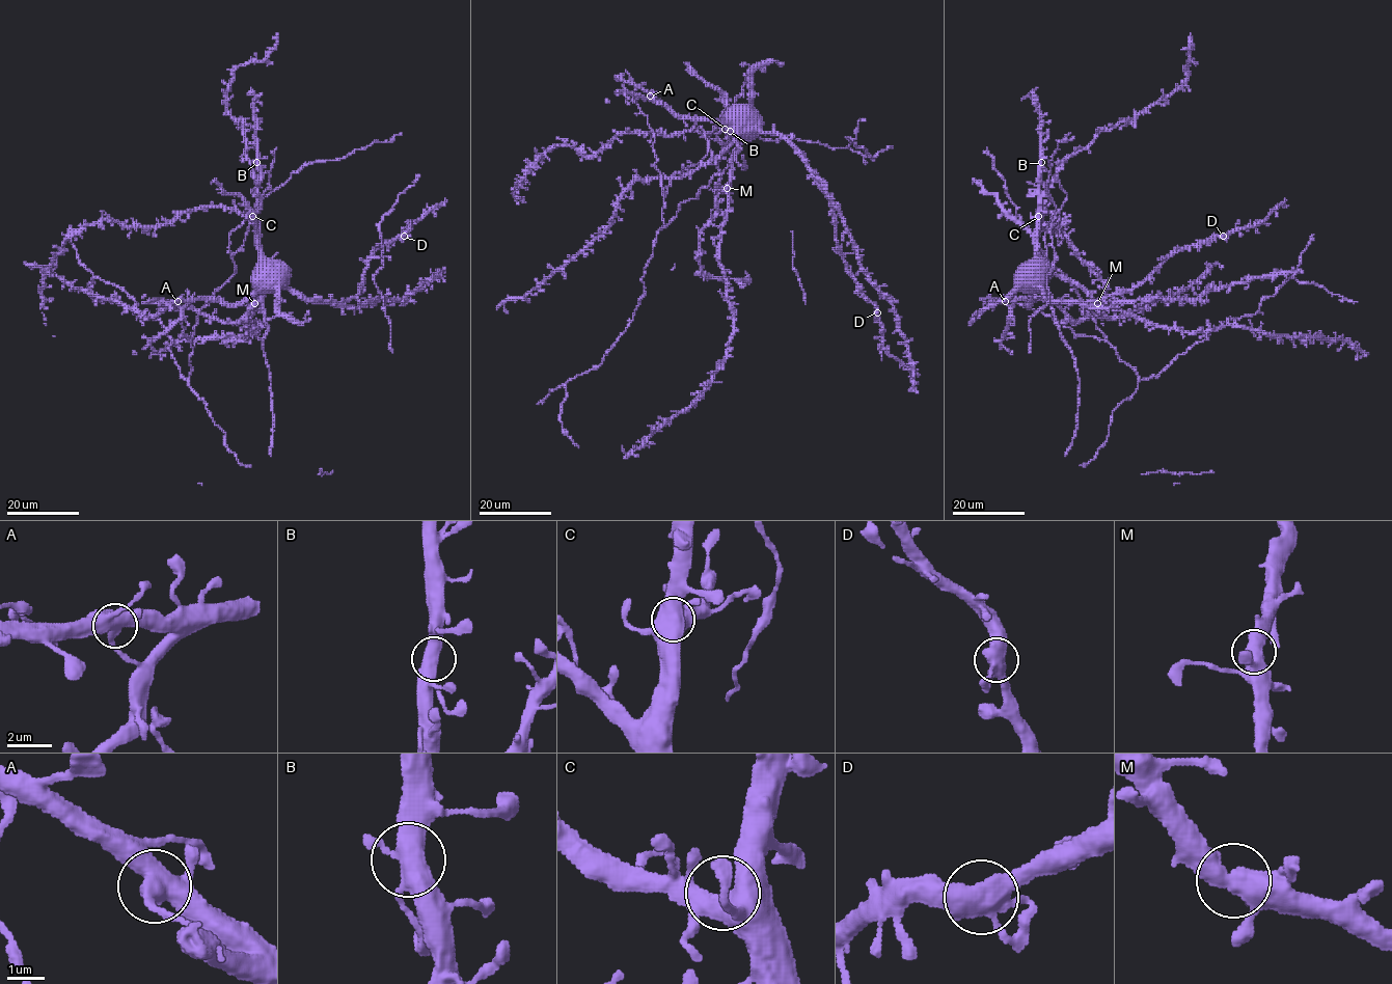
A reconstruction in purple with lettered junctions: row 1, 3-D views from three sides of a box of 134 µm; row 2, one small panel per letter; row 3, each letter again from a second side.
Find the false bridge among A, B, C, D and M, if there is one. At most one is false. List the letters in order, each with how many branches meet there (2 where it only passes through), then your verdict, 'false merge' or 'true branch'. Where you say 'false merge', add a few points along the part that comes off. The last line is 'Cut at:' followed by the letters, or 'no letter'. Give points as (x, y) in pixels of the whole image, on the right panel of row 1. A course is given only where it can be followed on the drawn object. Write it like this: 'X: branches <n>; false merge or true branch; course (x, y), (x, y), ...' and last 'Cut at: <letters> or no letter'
A: branches 4; true branch
B: branches 4; true branch
C: branches 4; true branch
D: branches 4; true branch
M: branches 4; true branch
Cut at: no letter

